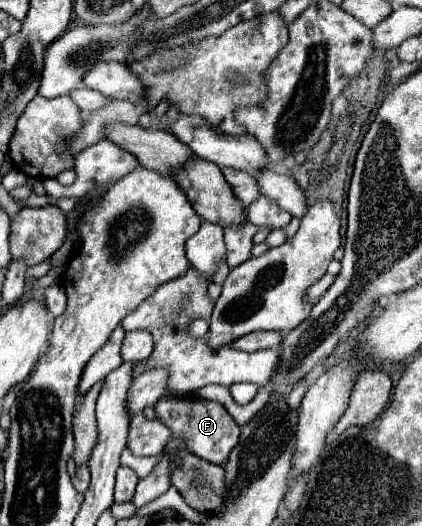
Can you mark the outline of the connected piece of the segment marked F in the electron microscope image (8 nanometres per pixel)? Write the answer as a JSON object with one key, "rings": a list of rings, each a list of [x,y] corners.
{"rings":[[[163,396],[155,404],[157,418],[165,422],[175,438],[185,438],[187,448],[197,454],[199,458],[223,466],[231,454],[231,450],[239,442],[239,426],[237,422],[227,414],[227,410],[219,402],[209,402],[209,400],[193,400],[193,398],[169,398]]]}

